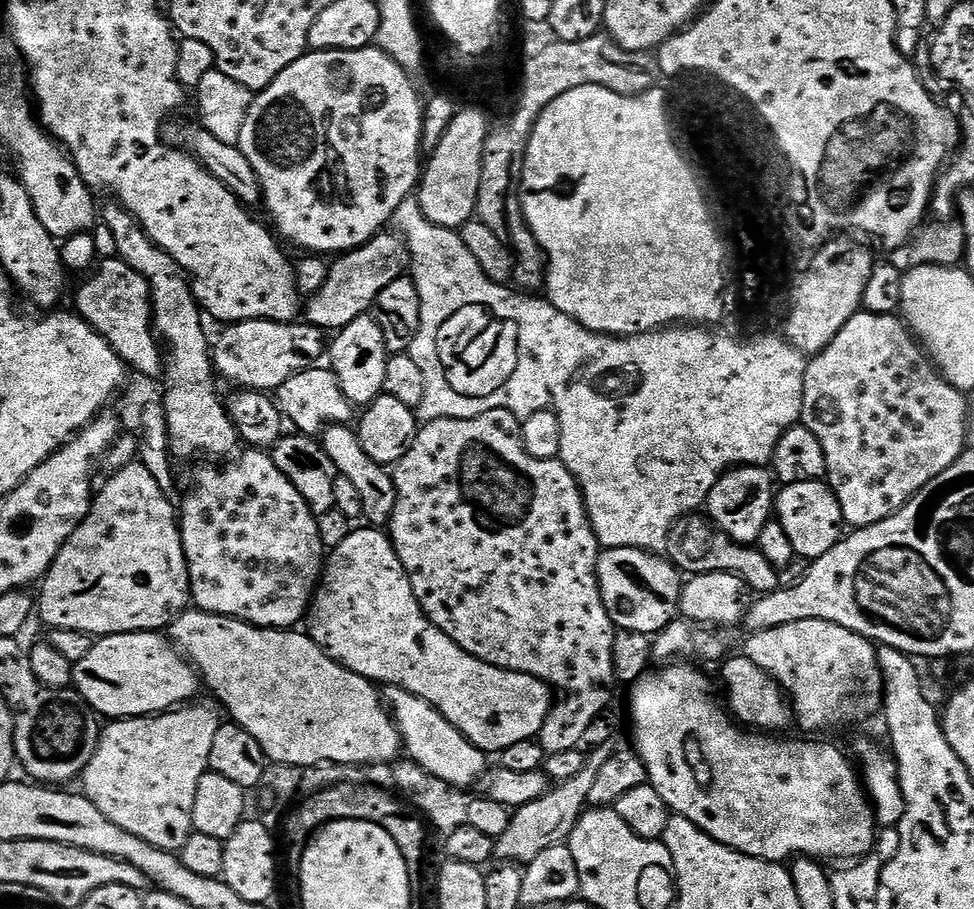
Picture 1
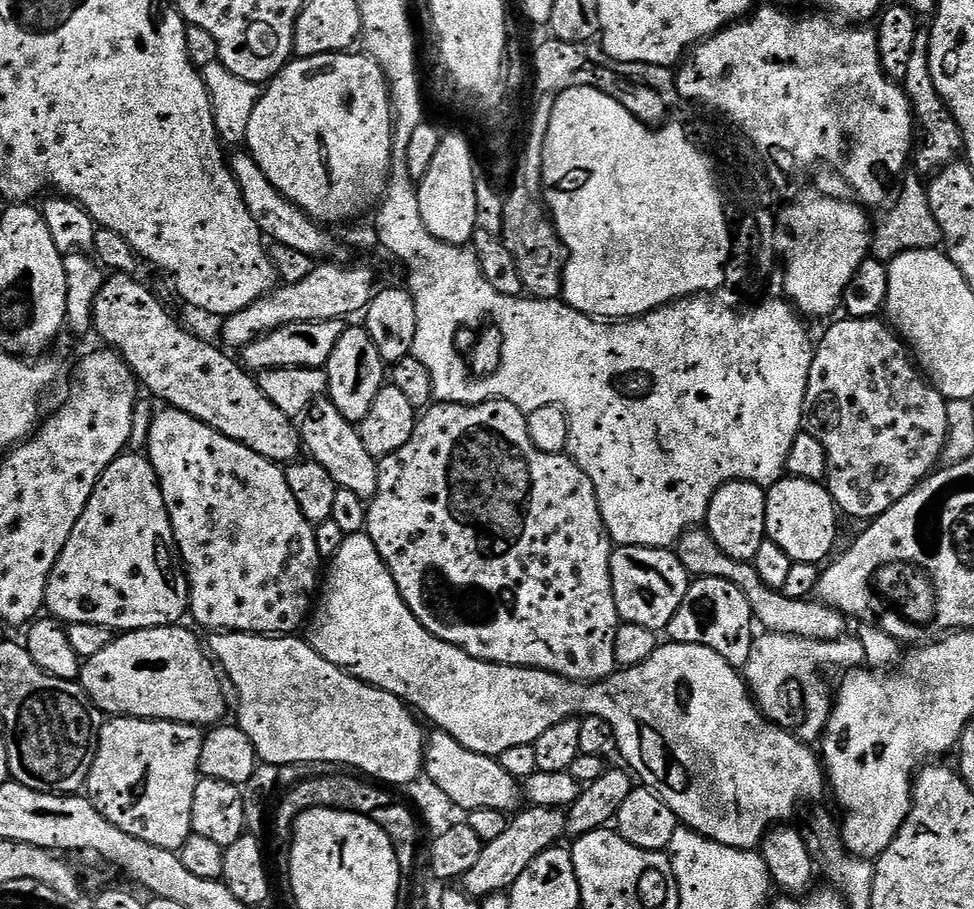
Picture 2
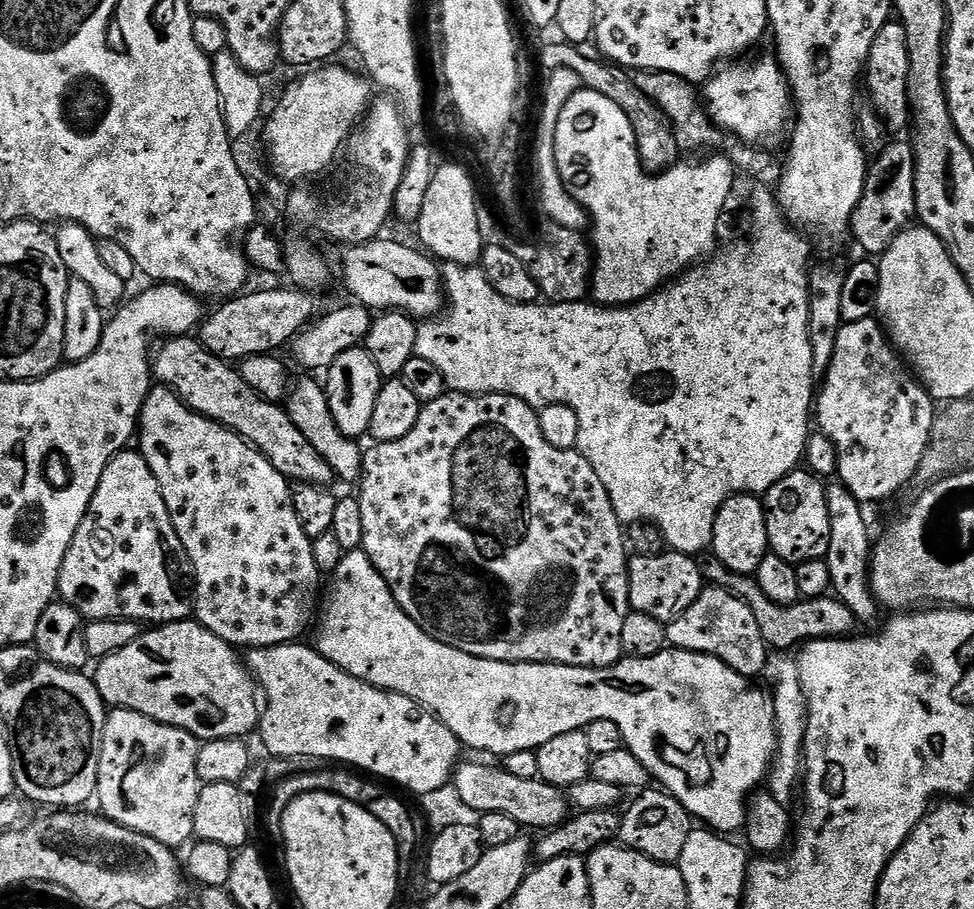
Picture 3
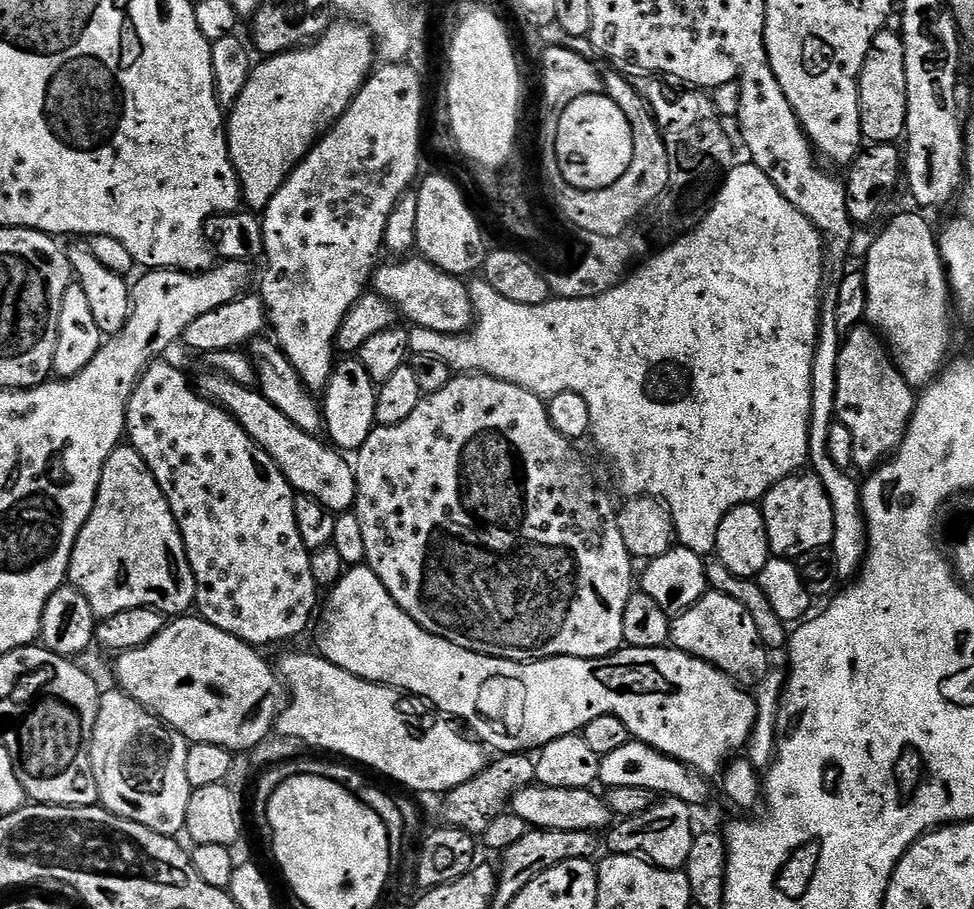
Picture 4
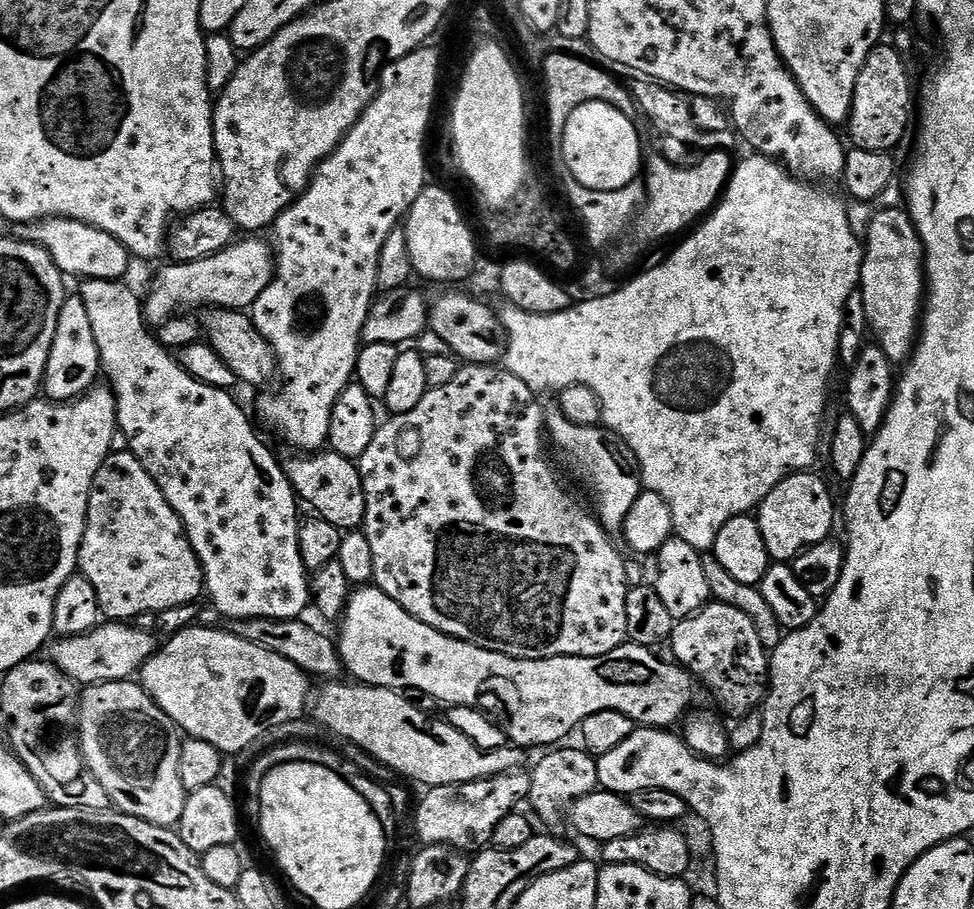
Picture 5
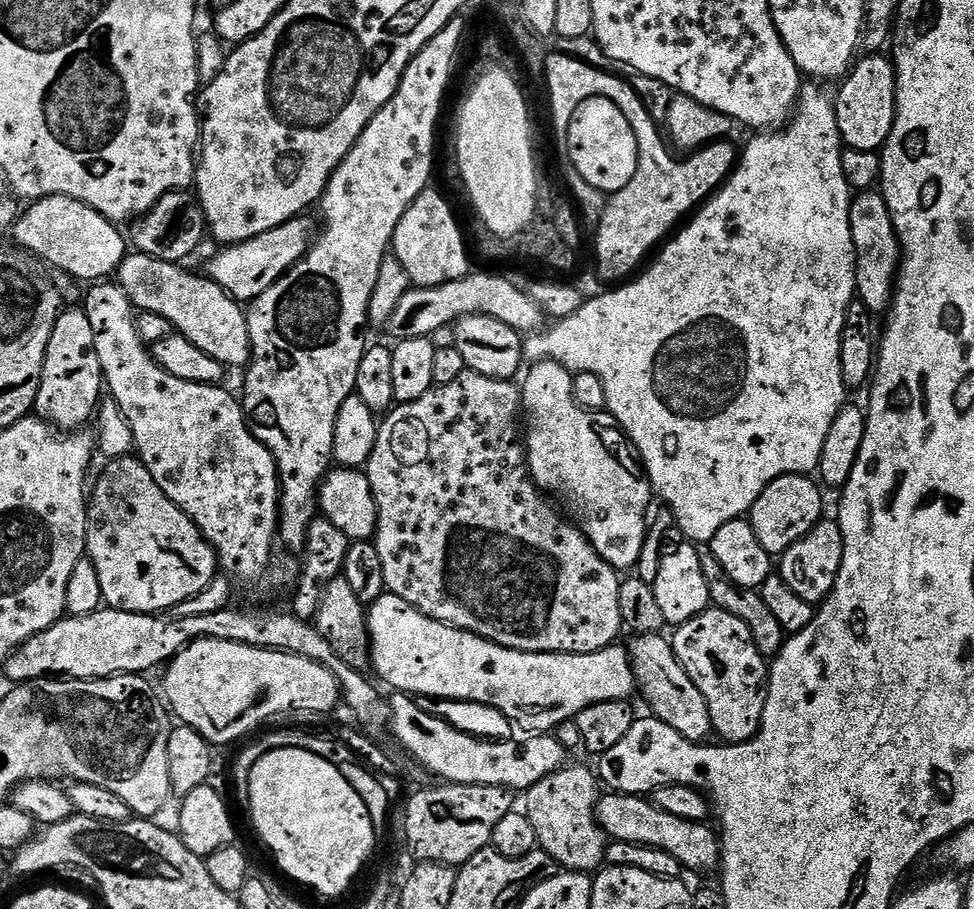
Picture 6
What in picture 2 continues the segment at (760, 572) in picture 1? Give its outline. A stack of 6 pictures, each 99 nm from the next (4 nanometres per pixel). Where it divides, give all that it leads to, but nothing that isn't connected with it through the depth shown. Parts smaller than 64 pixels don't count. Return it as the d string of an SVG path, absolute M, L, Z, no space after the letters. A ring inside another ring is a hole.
M693 526L685 530L680 535L680 539L676 541L674 551L682 562L682 566L686 566L689 577L722 578L726 582L738 586L738 590L742 590L742 594L746 594L746 602L750 602L750 610L755 623L759 627L761 624L761 629L787 636L802 636L811 640L838 640L845 635L846 617L843 612L839 612L837 608L832 608L819 599L795 600L784 596L781 589L771 588L758 576L758 570L755 569L752 562L730 558L730 554L723 552L718 546L718 542L714 542L707 527Z

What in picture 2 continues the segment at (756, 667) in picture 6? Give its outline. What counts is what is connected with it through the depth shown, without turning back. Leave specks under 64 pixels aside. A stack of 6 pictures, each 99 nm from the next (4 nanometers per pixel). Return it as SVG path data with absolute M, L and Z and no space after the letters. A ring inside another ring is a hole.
M702 576L693 579L686 590L686 598L682 606L670 618L666 629L667 639L674 644L697 644L714 650L714 654L722 654L726 662L733 668L743 669L750 658L750 650L754 639L754 617L750 610L750 602L746 602L746 594L738 590L730 582L722 578Z

